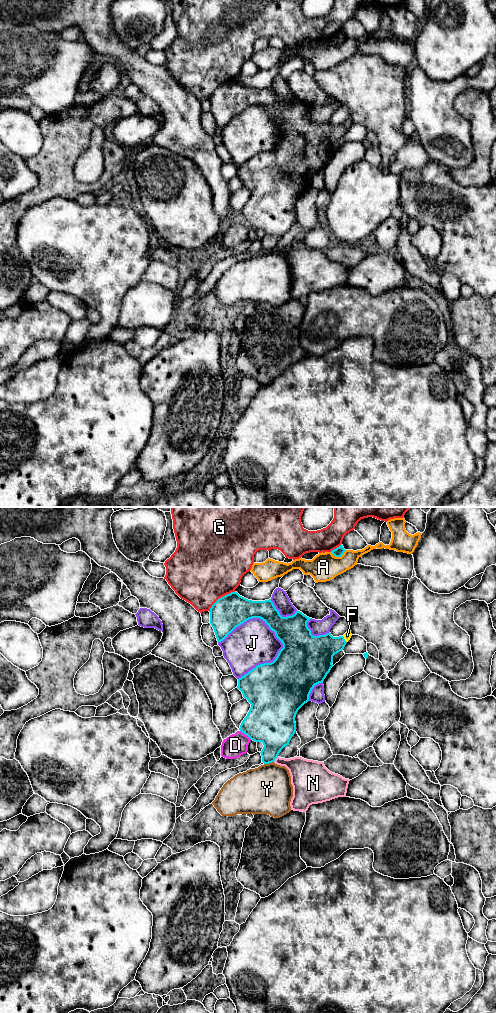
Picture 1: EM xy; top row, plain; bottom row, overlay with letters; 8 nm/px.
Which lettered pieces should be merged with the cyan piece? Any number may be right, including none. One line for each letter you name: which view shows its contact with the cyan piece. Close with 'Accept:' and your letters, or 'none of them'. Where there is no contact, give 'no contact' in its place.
Accept: none of them

